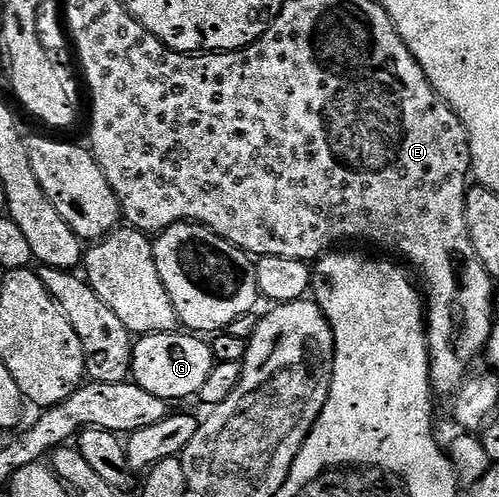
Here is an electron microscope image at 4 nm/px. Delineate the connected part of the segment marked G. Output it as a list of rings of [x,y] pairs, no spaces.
[[[194,333],[141,336],[135,342],[130,366],[133,382],[167,401],[197,396],[201,386],[211,382],[210,374],[216,362],[213,349],[202,339],[205,338]]]

